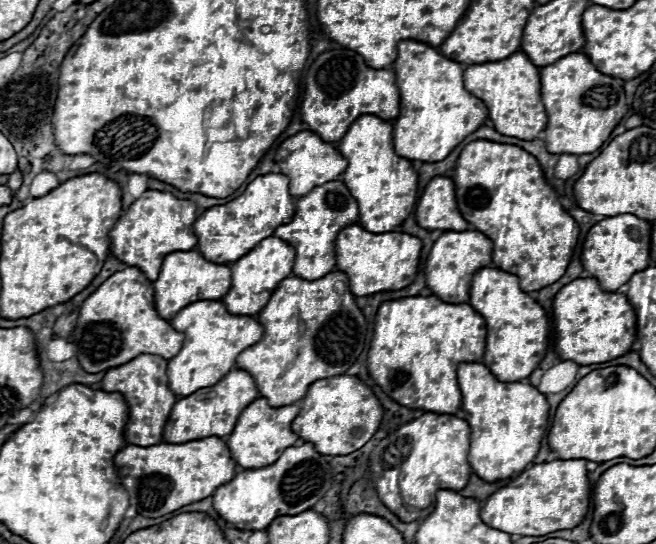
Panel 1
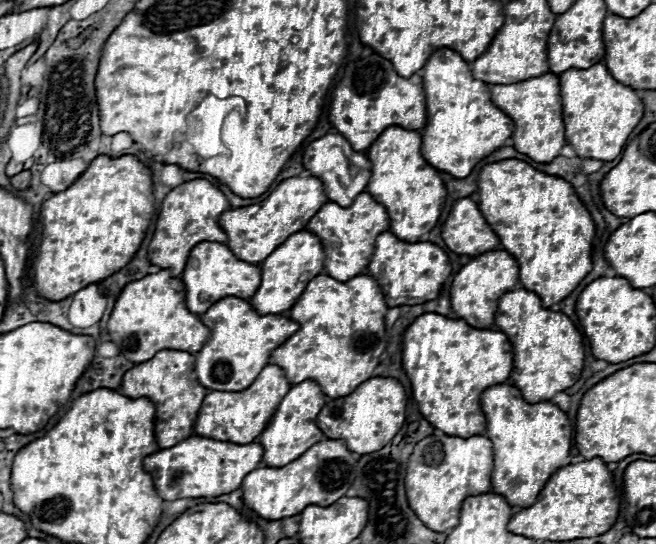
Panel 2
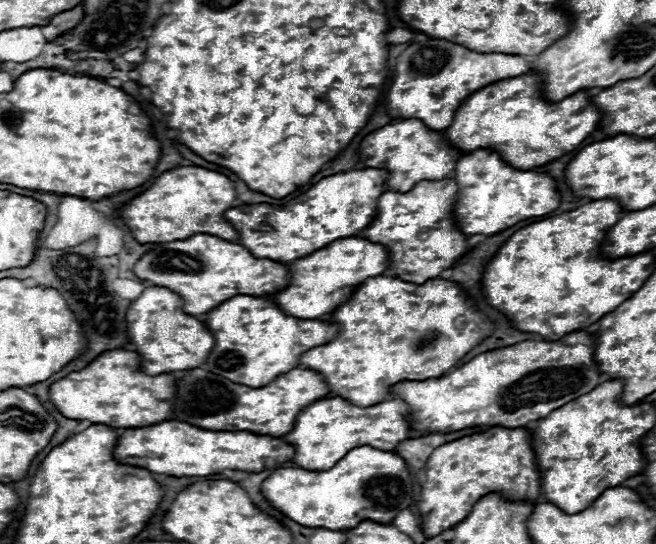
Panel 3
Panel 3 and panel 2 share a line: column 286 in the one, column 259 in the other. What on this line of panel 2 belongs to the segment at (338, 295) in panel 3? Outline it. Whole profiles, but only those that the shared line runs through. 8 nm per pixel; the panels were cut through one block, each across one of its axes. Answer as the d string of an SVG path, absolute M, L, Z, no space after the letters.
M300 230L292 234L286 242L282 242L262 264L262 284L250 298L250 304L258 314L280 314L286 312L294 306L294 302L300 298L304 292L304 286L318 274L322 274L324 268L324 250L320 240L306 232Z

